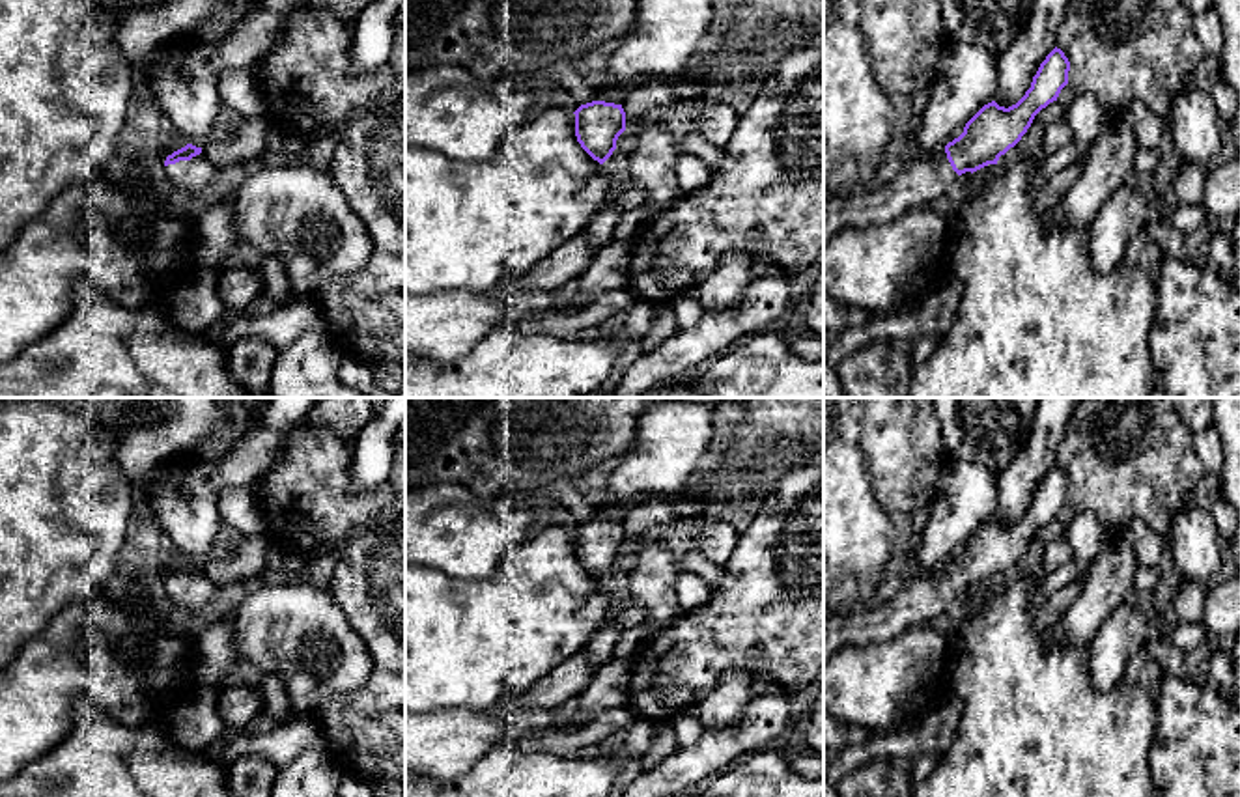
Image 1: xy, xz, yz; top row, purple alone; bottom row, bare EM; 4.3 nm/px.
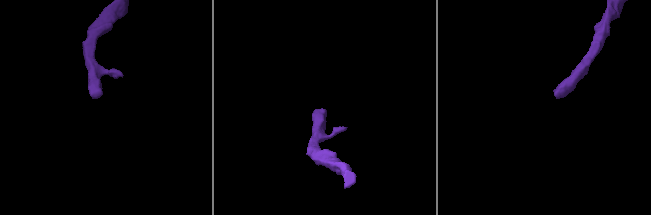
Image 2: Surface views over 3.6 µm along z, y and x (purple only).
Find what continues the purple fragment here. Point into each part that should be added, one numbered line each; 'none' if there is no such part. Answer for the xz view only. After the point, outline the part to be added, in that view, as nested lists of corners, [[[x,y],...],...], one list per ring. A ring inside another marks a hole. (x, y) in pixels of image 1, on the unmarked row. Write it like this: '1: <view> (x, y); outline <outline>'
1: xz (605, 508); outline [[[607,495],[601,498],[594,500],[594,508],[596,508],[596,519],[605,519],[605,521],[614,521],[614,523],[622,523],[627,510],[633,506],[618,506],[614,504]],[[639,498],[633,504],[641,504],[644,498]]]

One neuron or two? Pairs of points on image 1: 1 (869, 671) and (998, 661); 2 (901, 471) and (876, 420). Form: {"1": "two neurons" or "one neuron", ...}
{"1": "two neurons", "2": "one neuron"}

